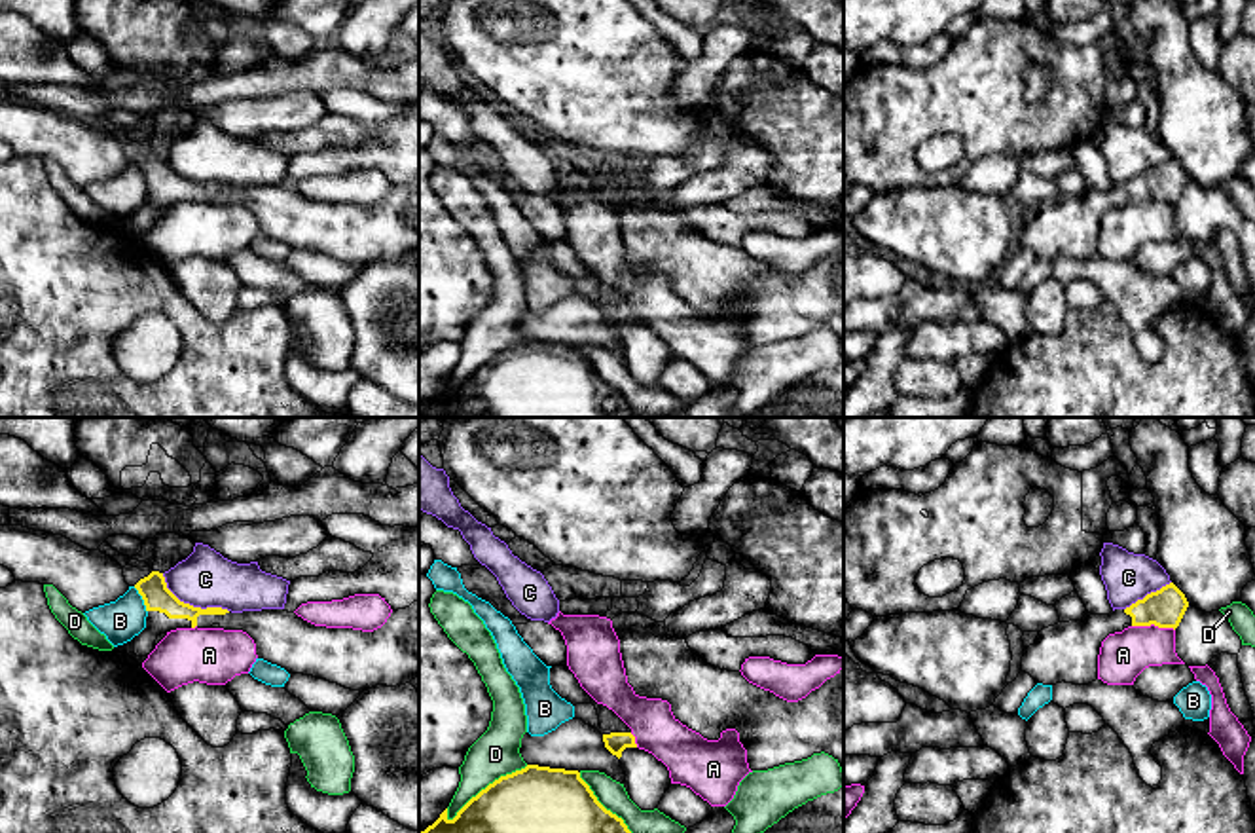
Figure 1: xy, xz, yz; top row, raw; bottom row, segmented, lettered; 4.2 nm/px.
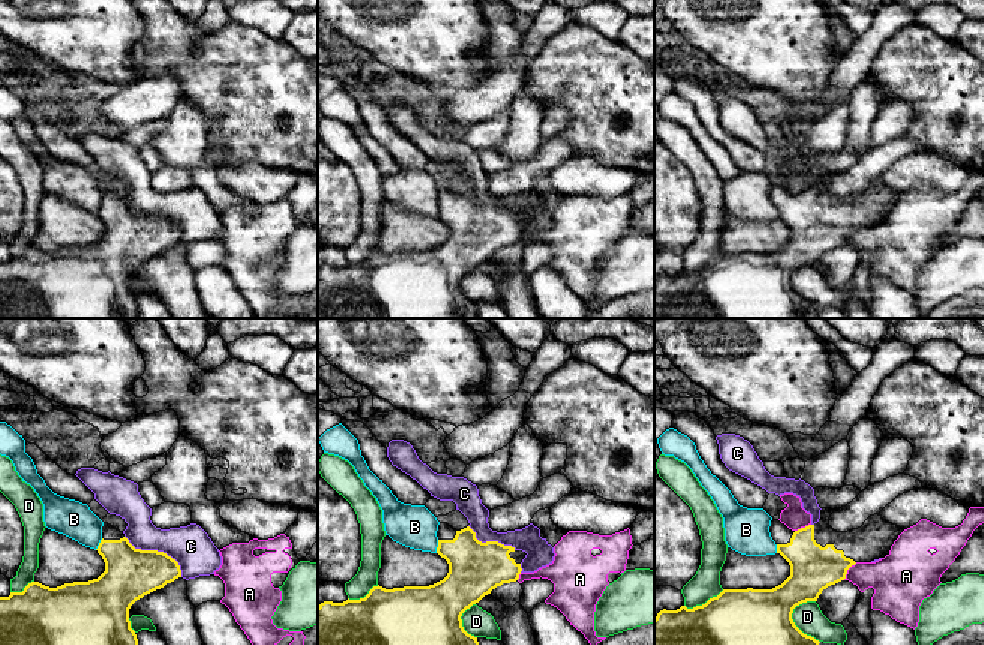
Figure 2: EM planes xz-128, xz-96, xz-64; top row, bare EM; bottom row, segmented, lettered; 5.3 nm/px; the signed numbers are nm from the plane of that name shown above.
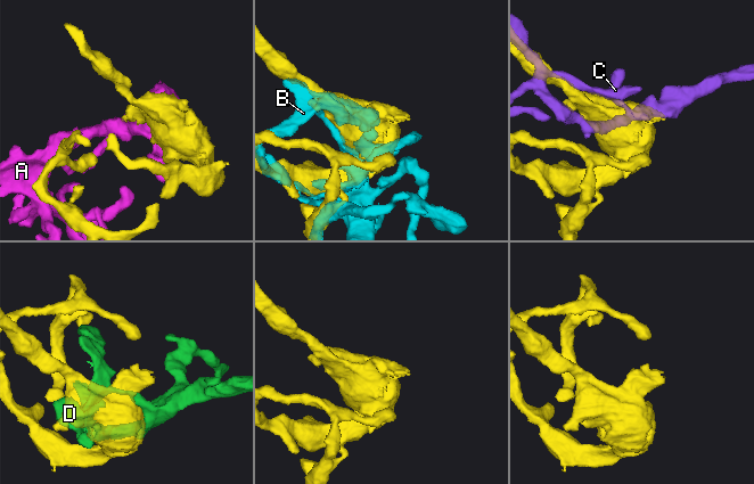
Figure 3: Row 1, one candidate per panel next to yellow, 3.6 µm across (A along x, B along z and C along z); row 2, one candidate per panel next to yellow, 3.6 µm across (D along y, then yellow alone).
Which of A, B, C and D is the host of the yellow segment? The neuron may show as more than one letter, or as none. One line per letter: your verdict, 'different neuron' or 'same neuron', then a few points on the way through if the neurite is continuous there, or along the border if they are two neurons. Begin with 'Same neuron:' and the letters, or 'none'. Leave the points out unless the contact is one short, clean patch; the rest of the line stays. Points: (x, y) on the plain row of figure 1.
Same neuron: none
A: different neuron
B: different neuron
C: different neuron; border along xy (162, 148), (167, 162), (181, 175), (228, 186)
D: different neuron

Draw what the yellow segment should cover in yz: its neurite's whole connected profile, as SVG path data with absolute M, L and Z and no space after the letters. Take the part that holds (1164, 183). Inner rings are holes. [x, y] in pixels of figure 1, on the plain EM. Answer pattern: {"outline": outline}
{"outline": "M1170 157L1126 184L1086 188L1081 195L1043 203L1035 218L1024 224L1022 247L1043 260L1088 260L1098 254L1098 230L1109 209L1122 207L1126 199L1175 205L1187 182L1185 169Z"}

